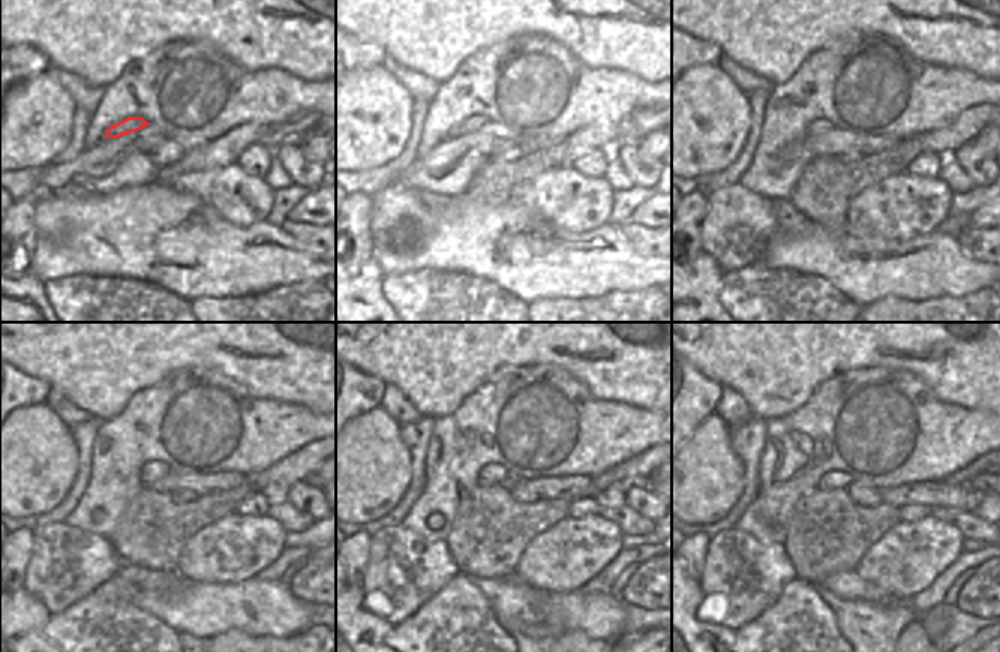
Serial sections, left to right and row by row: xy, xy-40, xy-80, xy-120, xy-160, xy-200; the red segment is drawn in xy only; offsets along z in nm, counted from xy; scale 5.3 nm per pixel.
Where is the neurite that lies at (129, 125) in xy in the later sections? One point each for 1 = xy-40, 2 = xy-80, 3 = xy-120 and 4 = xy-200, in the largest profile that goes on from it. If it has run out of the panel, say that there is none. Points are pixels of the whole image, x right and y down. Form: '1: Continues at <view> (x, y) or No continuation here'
1: Continues at xy-40 (473, 123)
2: Continues at xy-80 (819, 126)
3: Continues at xy-120 (150, 471)
4: Continues at xy-200 (831, 480)

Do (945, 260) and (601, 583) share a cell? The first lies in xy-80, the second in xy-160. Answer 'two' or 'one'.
two

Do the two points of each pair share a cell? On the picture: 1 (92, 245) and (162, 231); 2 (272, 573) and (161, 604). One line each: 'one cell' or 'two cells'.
1: one cell
2: two cells

